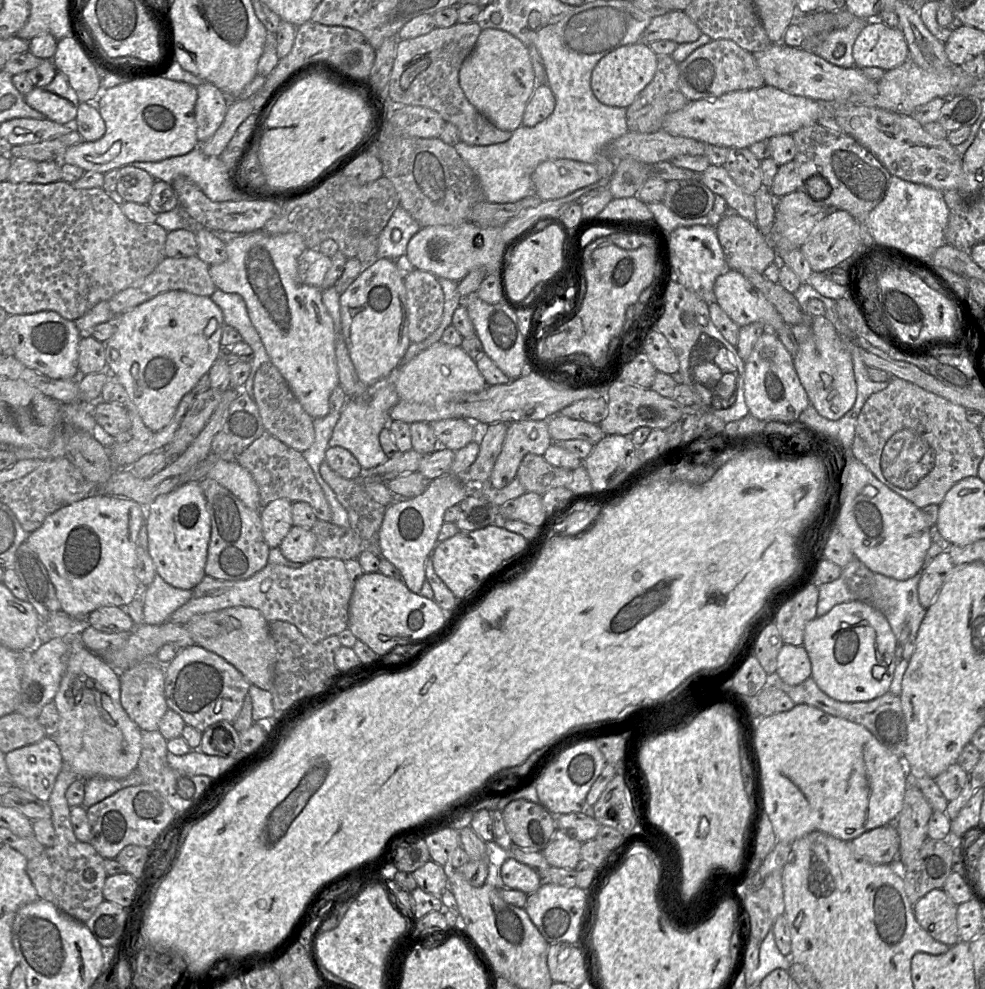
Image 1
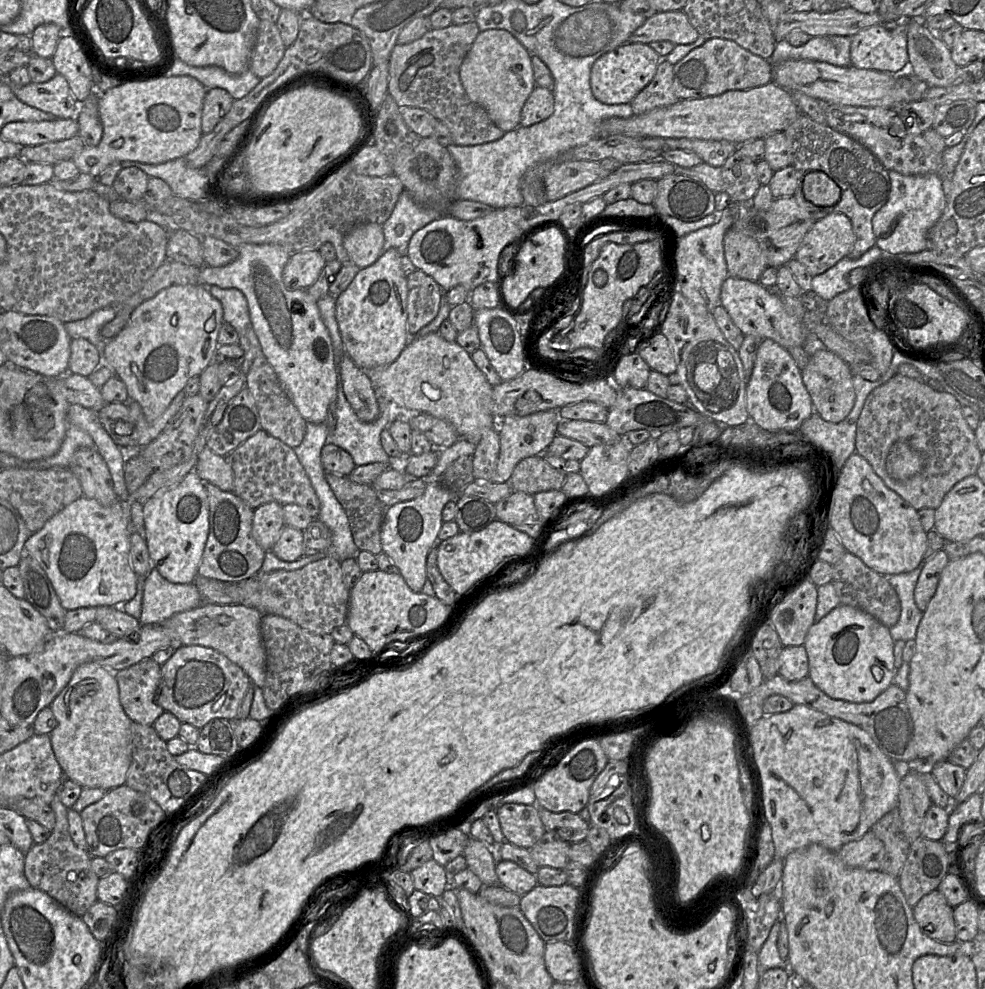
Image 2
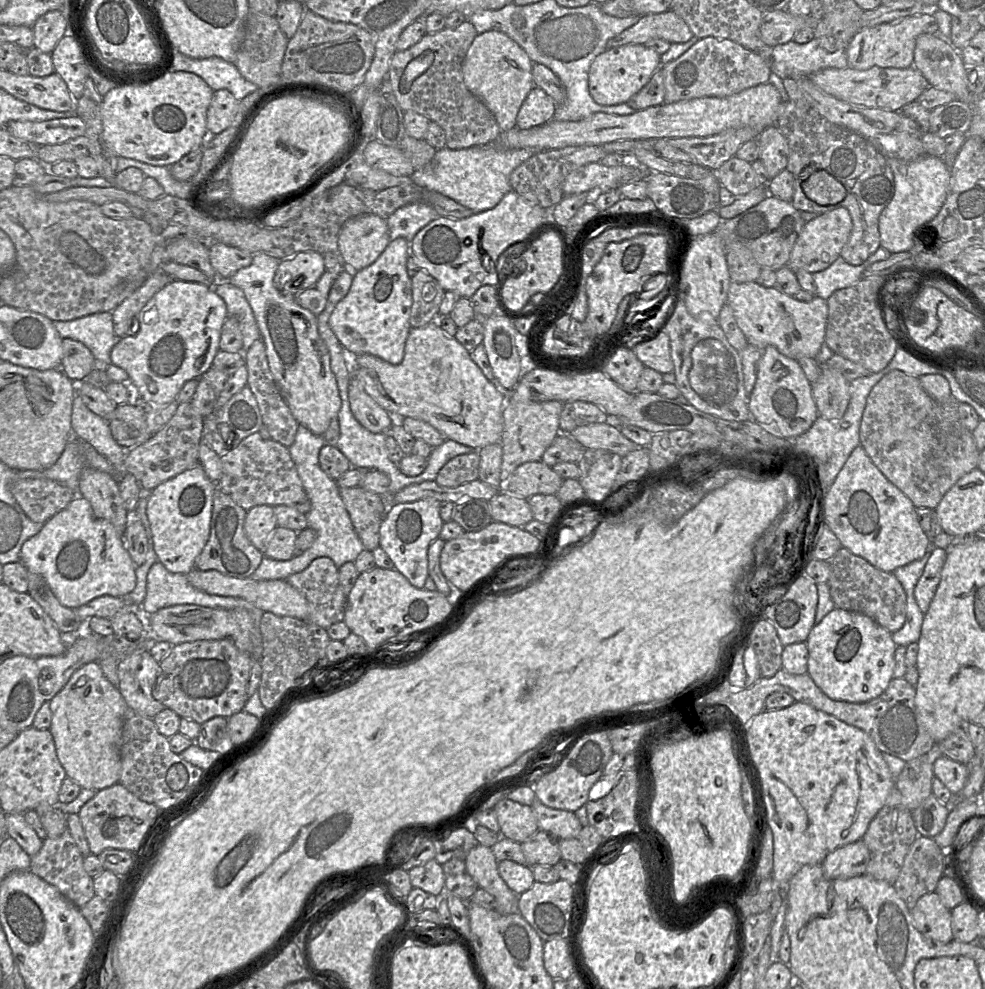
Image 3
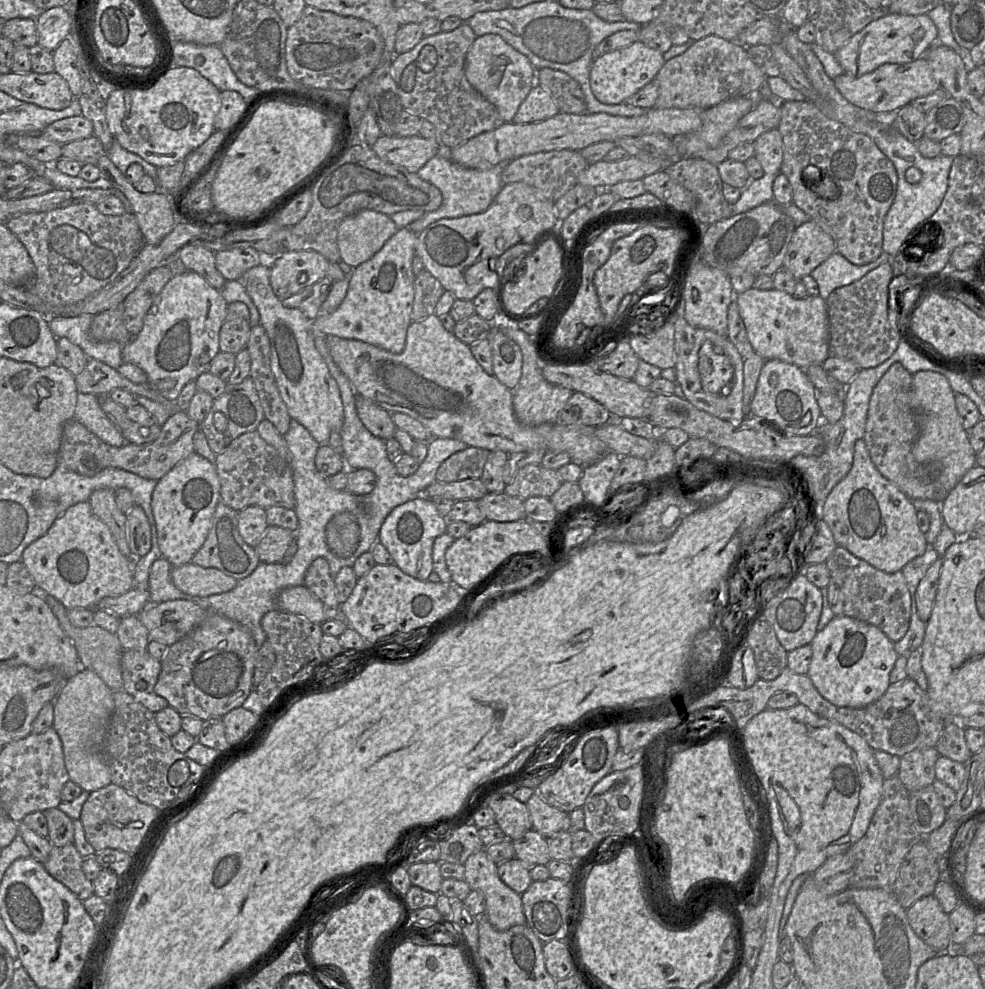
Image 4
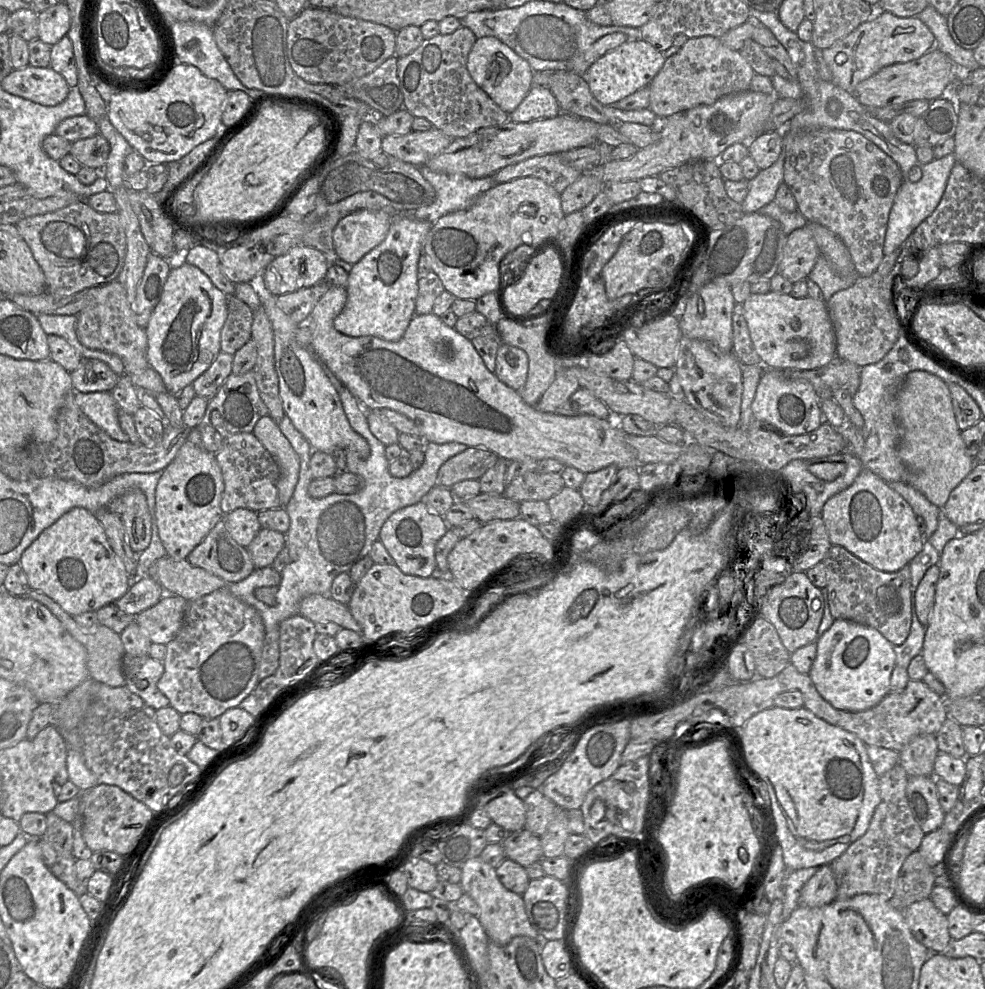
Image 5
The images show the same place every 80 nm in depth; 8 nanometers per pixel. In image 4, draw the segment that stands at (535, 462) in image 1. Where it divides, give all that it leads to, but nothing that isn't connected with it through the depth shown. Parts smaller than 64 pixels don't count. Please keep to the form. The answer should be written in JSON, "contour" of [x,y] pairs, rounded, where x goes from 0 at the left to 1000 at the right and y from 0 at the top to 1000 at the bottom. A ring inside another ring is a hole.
{"contour":[[[534,470],[512,493],[512,498],[534,506],[541,502],[559,503],[573,486],[565,475],[546,470]]]}

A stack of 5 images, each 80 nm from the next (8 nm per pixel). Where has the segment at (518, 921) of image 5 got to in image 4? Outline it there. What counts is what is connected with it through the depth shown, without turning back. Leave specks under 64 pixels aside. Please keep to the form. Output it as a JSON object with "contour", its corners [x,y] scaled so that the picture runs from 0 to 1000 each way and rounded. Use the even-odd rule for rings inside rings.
{"contour":[[[492,858],[478,863],[471,873],[472,891],[479,900],[488,902],[493,910],[491,926],[507,941],[513,941],[524,935],[534,935],[529,904],[515,896],[506,885],[506,875],[495,866]]]}

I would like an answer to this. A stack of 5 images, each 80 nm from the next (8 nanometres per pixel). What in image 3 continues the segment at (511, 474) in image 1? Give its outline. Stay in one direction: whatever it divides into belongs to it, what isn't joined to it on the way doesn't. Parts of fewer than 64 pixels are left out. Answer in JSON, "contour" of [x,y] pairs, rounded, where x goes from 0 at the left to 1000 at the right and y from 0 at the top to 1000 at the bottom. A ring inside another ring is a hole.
{"contour":[[[520,395],[514,397],[511,416],[511,437],[509,442],[510,469],[508,485],[514,486],[518,479],[529,469],[547,466],[553,455],[569,438],[568,423],[572,407],[565,404],[552,406],[520,405]]]}

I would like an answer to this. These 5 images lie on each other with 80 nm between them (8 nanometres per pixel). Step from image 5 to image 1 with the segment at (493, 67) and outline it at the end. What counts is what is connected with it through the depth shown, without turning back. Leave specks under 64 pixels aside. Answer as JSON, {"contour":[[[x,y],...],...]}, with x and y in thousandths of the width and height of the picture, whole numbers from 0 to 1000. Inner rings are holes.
{"contour":[[[498,28],[489,29],[481,50],[469,64],[466,85],[475,102],[497,124],[508,131],[523,132],[530,126],[534,106],[545,87],[536,48],[514,31]]]}

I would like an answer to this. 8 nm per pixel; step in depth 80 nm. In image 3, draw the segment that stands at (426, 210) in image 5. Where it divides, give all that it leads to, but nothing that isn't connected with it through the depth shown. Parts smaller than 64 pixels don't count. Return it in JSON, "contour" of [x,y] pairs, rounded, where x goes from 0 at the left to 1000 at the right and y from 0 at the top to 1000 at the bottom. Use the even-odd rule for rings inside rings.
{"contour":[[[497,146],[459,152],[454,149],[443,153],[439,162],[425,172],[417,181],[434,193],[454,198],[481,216],[501,211],[510,200],[520,192],[517,180],[523,170],[549,153],[529,151],[503,151]]]}

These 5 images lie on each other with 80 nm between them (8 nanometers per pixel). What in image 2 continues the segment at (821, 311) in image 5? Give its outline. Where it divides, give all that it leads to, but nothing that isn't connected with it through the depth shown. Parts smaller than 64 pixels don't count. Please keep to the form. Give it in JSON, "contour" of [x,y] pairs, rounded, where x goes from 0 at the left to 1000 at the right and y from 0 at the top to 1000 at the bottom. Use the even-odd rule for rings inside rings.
{"contour":[[[739,279],[732,290],[732,308],[738,313],[745,328],[755,339],[772,339],[800,353],[814,350],[820,334],[815,327],[800,317],[790,296],[786,296],[770,284]]]}

